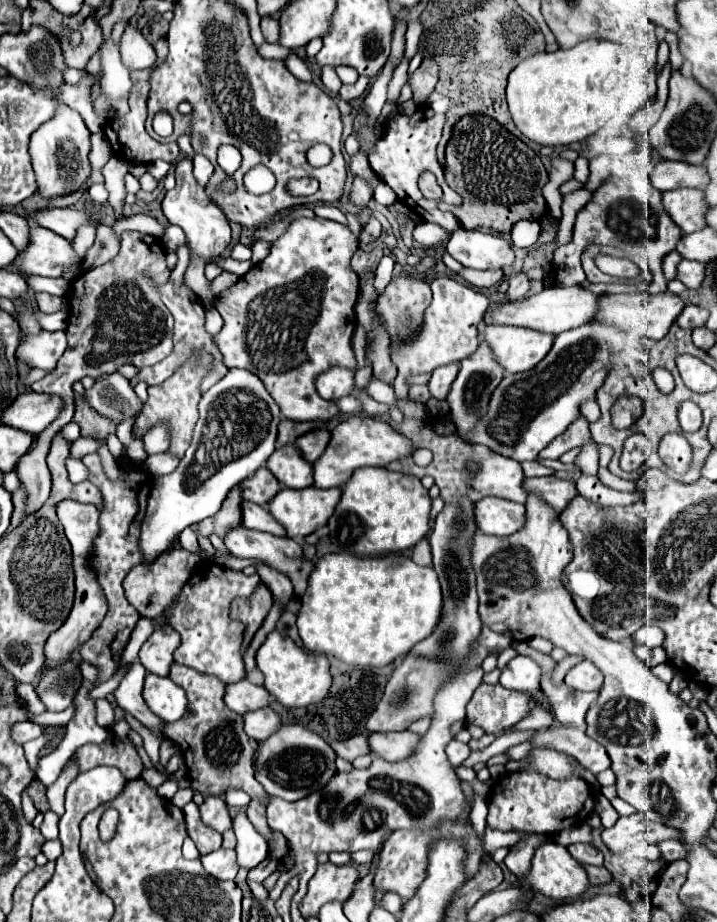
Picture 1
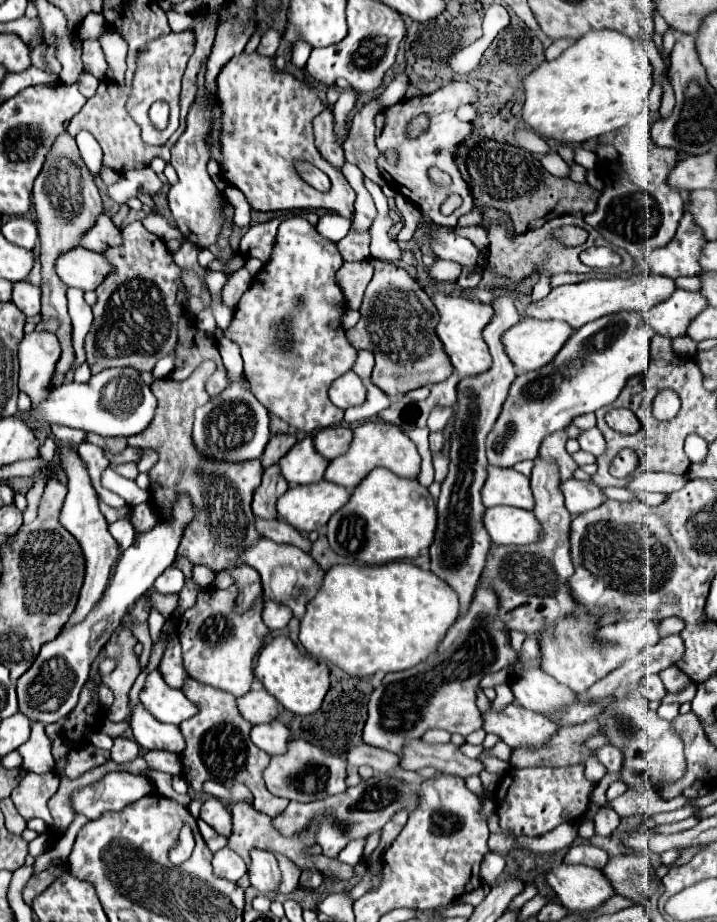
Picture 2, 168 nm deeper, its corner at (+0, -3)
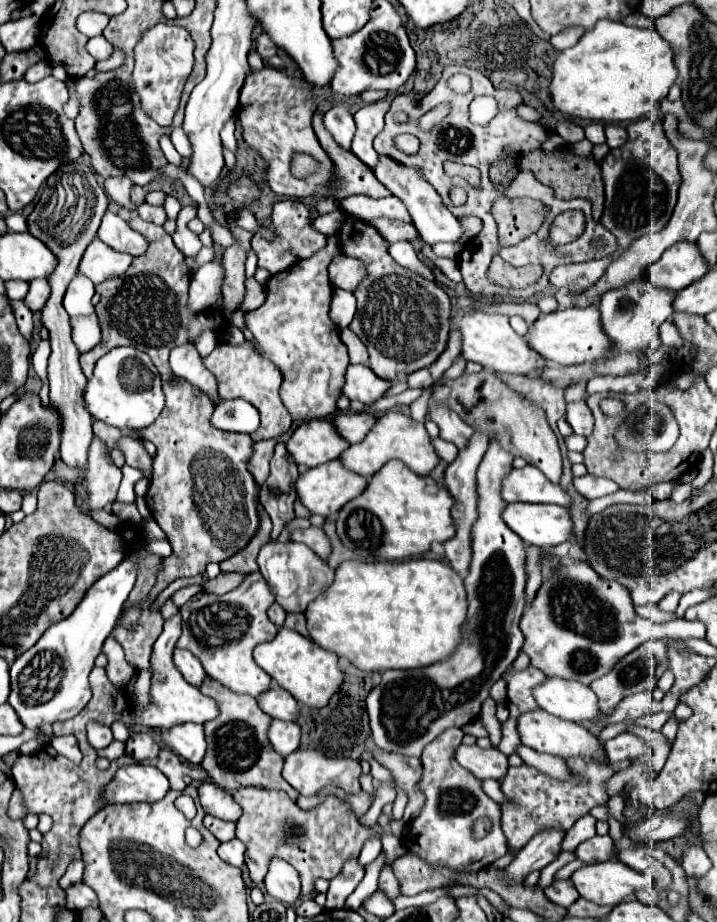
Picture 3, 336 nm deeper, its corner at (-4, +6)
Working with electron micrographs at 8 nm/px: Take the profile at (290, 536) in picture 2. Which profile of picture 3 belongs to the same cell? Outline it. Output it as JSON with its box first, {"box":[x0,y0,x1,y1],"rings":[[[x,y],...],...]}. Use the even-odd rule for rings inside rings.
{"box":[292,528,332,560],"rings":[[[306,528],[306,530],[294,530],[292,532],[292,540],[294,542],[304,542],[308,548],[312,548],[322,560],[328,560],[330,552],[332,552],[332,546],[330,546],[330,540],[328,536],[324,534],[322,528]]]}

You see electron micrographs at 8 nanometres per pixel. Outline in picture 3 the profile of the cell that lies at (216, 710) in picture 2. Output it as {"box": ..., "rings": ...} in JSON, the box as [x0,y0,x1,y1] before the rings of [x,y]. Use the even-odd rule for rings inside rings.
{"box":[200,678,300,802],"rings":[[[206,678],[204,684],[200,686],[200,690],[206,696],[214,698],[220,708],[220,716],[216,720],[210,720],[204,724],[208,750],[206,750],[202,768],[208,772],[212,782],[228,792],[232,792],[236,788],[244,788],[244,786],[284,790],[296,802],[300,794],[282,778],[284,758],[274,752],[274,748],[266,736],[272,718],[258,708],[256,698],[236,694],[236,692],[228,690],[226,686],[222,686],[220,682],[216,682],[214,678]]]}

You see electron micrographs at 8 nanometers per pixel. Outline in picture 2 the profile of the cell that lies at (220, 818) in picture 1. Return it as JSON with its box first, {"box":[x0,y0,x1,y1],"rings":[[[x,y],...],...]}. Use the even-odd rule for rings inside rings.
{"box":[200,797,232,837],"rings":[[[214,797],[206,799],[200,811],[200,819],[204,819],[212,829],[216,829],[220,835],[230,837],[232,833],[232,817],[228,813],[228,809]]]}

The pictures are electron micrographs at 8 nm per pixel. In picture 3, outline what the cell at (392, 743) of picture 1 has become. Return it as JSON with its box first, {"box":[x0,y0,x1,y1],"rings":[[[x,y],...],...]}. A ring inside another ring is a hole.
{"box":[456,746,508,780],"rings":[[[458,746],[456,750],[456,760],[460,766],[470,770],[478,780],[500,780],[508,772],[508,758],[498,750],[482,750],[480,746]]]}

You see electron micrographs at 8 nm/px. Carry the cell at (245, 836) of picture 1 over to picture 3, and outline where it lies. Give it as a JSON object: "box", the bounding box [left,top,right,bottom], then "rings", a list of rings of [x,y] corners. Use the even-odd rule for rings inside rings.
{"box":[264,858,300,906],"rings":[[[272,858],[270,870],[268,870],[266,880],[264,880],[264,886],[266,886],[266,892],[272,898],[276,898],[276,900],[280,900],[288,906],[298,902],[298,898],[300,898],[298,872],[286,860]]]}

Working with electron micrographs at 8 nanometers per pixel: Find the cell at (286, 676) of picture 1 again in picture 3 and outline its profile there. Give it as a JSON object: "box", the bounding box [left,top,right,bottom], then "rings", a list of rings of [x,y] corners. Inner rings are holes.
{"box":[254,628,344,708],"rings":[[[280,628],[274,640],[256,646],[254,660],[300,704],[310,708],[324,708],[328,700],[340,692],[340,686],[344,682],[344,674],[338,668],[338,656],[320,648],[310,638],[304,638],[302,634],[290,628]]]}

